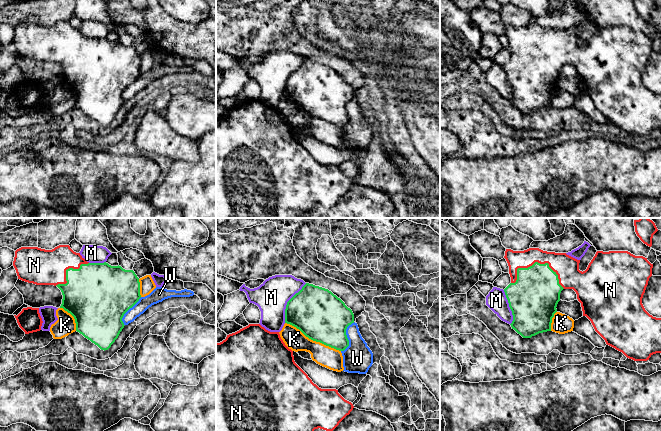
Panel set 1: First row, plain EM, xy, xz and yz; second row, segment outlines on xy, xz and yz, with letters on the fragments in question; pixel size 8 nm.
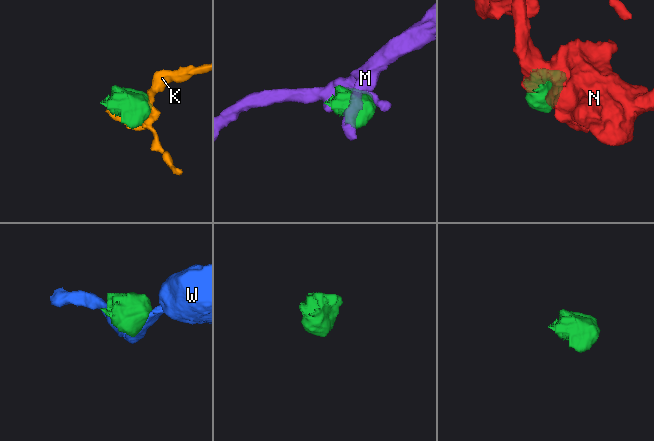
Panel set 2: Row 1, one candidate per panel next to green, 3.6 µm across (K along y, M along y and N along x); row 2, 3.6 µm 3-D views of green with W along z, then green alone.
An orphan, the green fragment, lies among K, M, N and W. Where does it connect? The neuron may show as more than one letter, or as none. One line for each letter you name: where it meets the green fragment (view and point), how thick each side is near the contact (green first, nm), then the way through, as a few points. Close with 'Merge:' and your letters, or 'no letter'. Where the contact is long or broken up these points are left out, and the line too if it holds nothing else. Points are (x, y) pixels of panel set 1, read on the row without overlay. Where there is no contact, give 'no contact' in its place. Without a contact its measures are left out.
N: meets green in yz at (537, 38); 380 nm thick on the green side, 190 nm on the other
Merge: N

